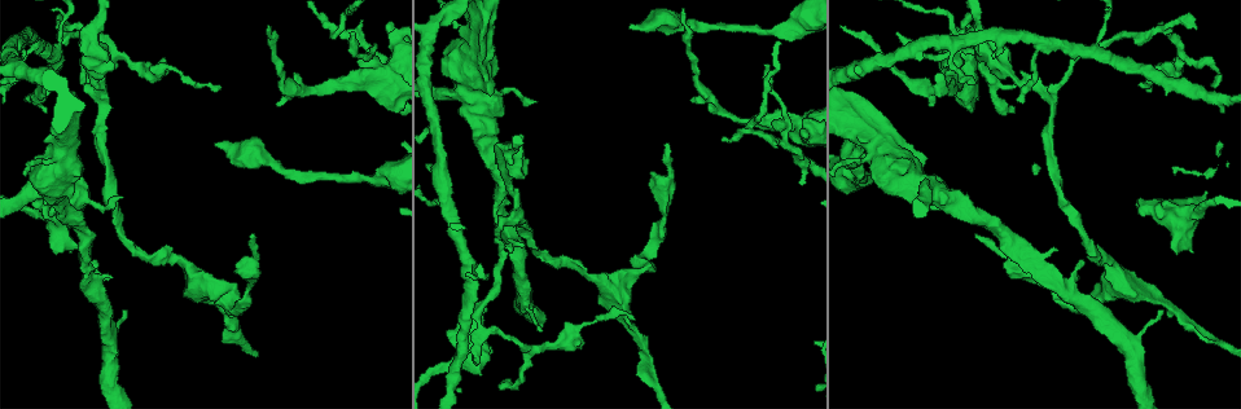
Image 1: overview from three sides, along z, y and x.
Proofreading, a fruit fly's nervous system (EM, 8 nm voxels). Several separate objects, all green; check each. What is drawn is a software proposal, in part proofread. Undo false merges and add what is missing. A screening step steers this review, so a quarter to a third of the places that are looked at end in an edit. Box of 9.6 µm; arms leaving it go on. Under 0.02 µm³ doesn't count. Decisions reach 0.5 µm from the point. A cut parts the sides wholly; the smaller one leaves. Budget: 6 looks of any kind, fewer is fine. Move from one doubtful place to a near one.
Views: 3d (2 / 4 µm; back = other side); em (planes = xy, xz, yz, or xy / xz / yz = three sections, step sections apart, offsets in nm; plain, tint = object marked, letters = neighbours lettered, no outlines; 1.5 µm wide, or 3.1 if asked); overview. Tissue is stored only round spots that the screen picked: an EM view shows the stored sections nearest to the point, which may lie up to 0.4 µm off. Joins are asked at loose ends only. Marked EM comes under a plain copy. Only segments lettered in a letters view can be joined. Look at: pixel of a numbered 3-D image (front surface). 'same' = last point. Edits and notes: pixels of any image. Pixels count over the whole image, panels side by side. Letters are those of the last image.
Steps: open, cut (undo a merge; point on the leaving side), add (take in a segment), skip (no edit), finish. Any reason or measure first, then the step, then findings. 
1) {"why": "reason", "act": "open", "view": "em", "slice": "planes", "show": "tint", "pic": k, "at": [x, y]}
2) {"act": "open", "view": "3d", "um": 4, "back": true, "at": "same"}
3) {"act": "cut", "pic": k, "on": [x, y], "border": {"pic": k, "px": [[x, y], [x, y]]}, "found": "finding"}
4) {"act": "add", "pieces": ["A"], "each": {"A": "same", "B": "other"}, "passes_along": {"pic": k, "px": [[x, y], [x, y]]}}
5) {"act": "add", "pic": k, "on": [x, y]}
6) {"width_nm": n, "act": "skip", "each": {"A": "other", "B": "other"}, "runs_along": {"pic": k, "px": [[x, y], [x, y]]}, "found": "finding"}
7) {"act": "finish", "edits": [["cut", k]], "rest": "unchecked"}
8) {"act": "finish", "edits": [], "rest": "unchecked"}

{"why": "branch stops here", "act": "open", "view": "em", "slice": "yz", "step": 8, "show": "letters", "pic": 1, "at": [218, 147]}

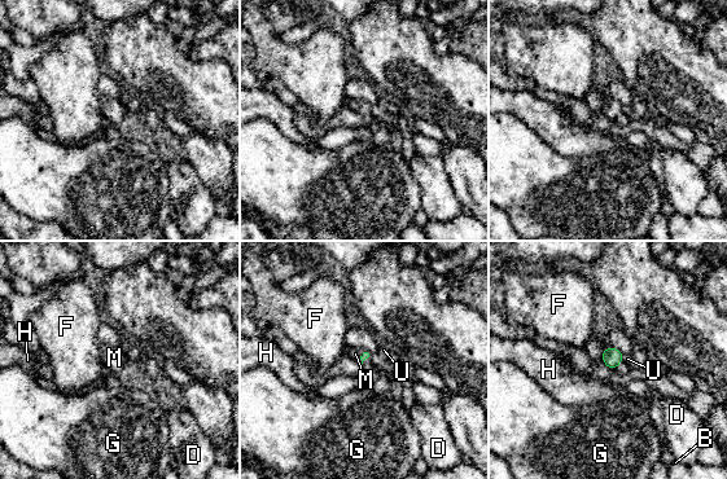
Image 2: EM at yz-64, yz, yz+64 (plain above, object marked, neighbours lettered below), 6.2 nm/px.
{"act": "open", "view": "em", "slice": "planes", "show": "letters", "at": "same"}

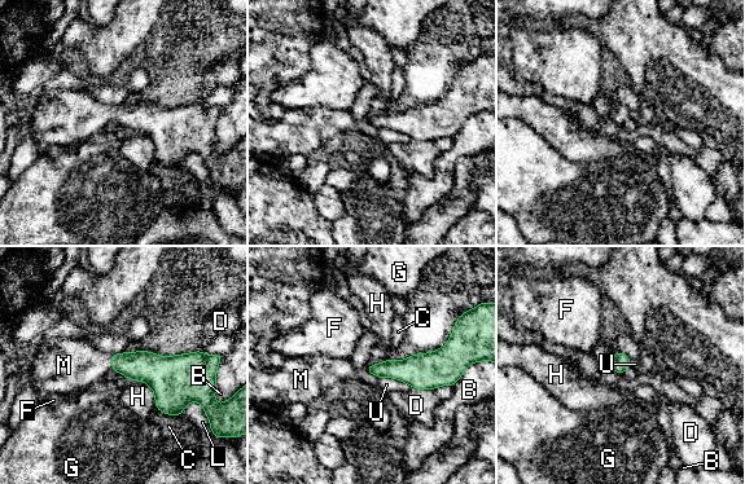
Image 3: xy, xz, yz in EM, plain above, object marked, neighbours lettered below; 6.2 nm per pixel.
{"act": "add", "pieces": ["M"], "each": {"B": "other", "C": "other", "D": "other", "F": "other", "G": "other", "H": "other", "L": "other", "M": "same", "U": "other"}, "passes_along": {"pic": 3, "px": [[149, 368], [112, 362], [71, 365]]}, "found": "it goes on there"}

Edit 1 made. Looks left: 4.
{"why": "branch stops here", "act": "open", "view": "em", "slice": "planes", "show": "letters", "pic": 1, "at": [1162, 309]}

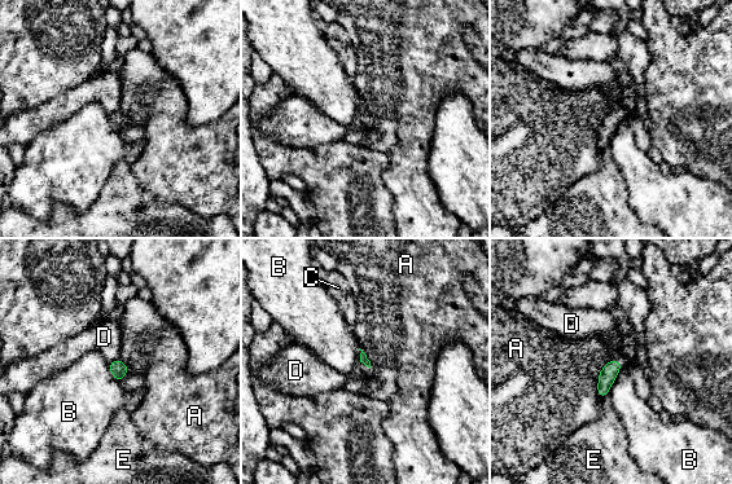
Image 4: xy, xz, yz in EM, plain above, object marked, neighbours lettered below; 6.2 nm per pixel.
{"act": "skip", "each": {"A": "other", "B": "other", "C": "other", "D": "other", "E": "other"}, "border": {"pic": 4, "px": [[358, 350], [360, 361], [369, 368]]}, "found": "no lettered segment goes on from it"}

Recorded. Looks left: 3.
{"why": "tapers out", "act": "open", "view": "3d", "um": 4, "pic": 1, "at": [533, 101]}

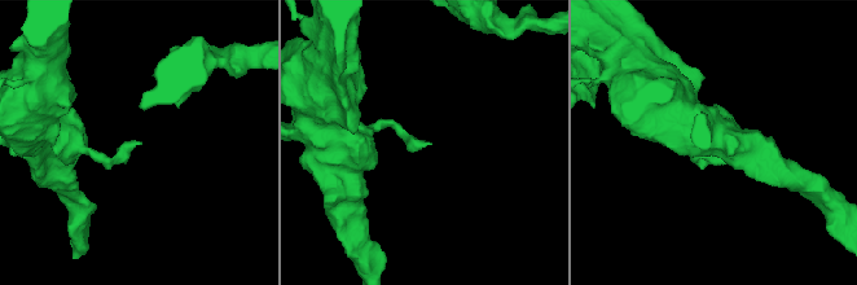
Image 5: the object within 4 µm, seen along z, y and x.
{"act": "open", "view": "em", "slice": "yz", "step": 8, "show": "letters", "pic": 5, "at": [141, 144]}

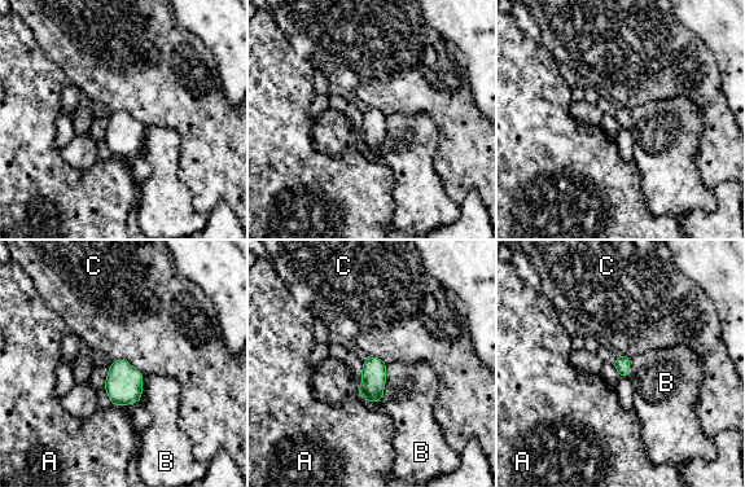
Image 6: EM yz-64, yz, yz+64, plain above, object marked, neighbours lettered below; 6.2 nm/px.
{"why": "another direction", "act": "open", "view": "em", "slice": "planes", "show": "letters", "at": "same"}

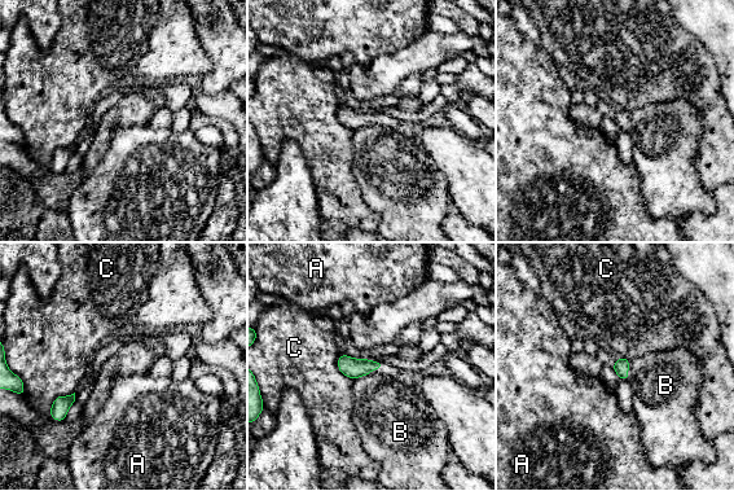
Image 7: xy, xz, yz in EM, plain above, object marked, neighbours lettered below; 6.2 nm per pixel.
{"longest_contact_nm": ["C", 180], "act": "skip", "each": {"A": "other", "B": "other", "C": "other"}, "border": {"pic": 7, "px": [[368, 373], [354, 380]]}, "found": "none of them fits"}

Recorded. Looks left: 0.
{"act": "finish", "edits": [["add", 3]], "rest": "unchecked"}

